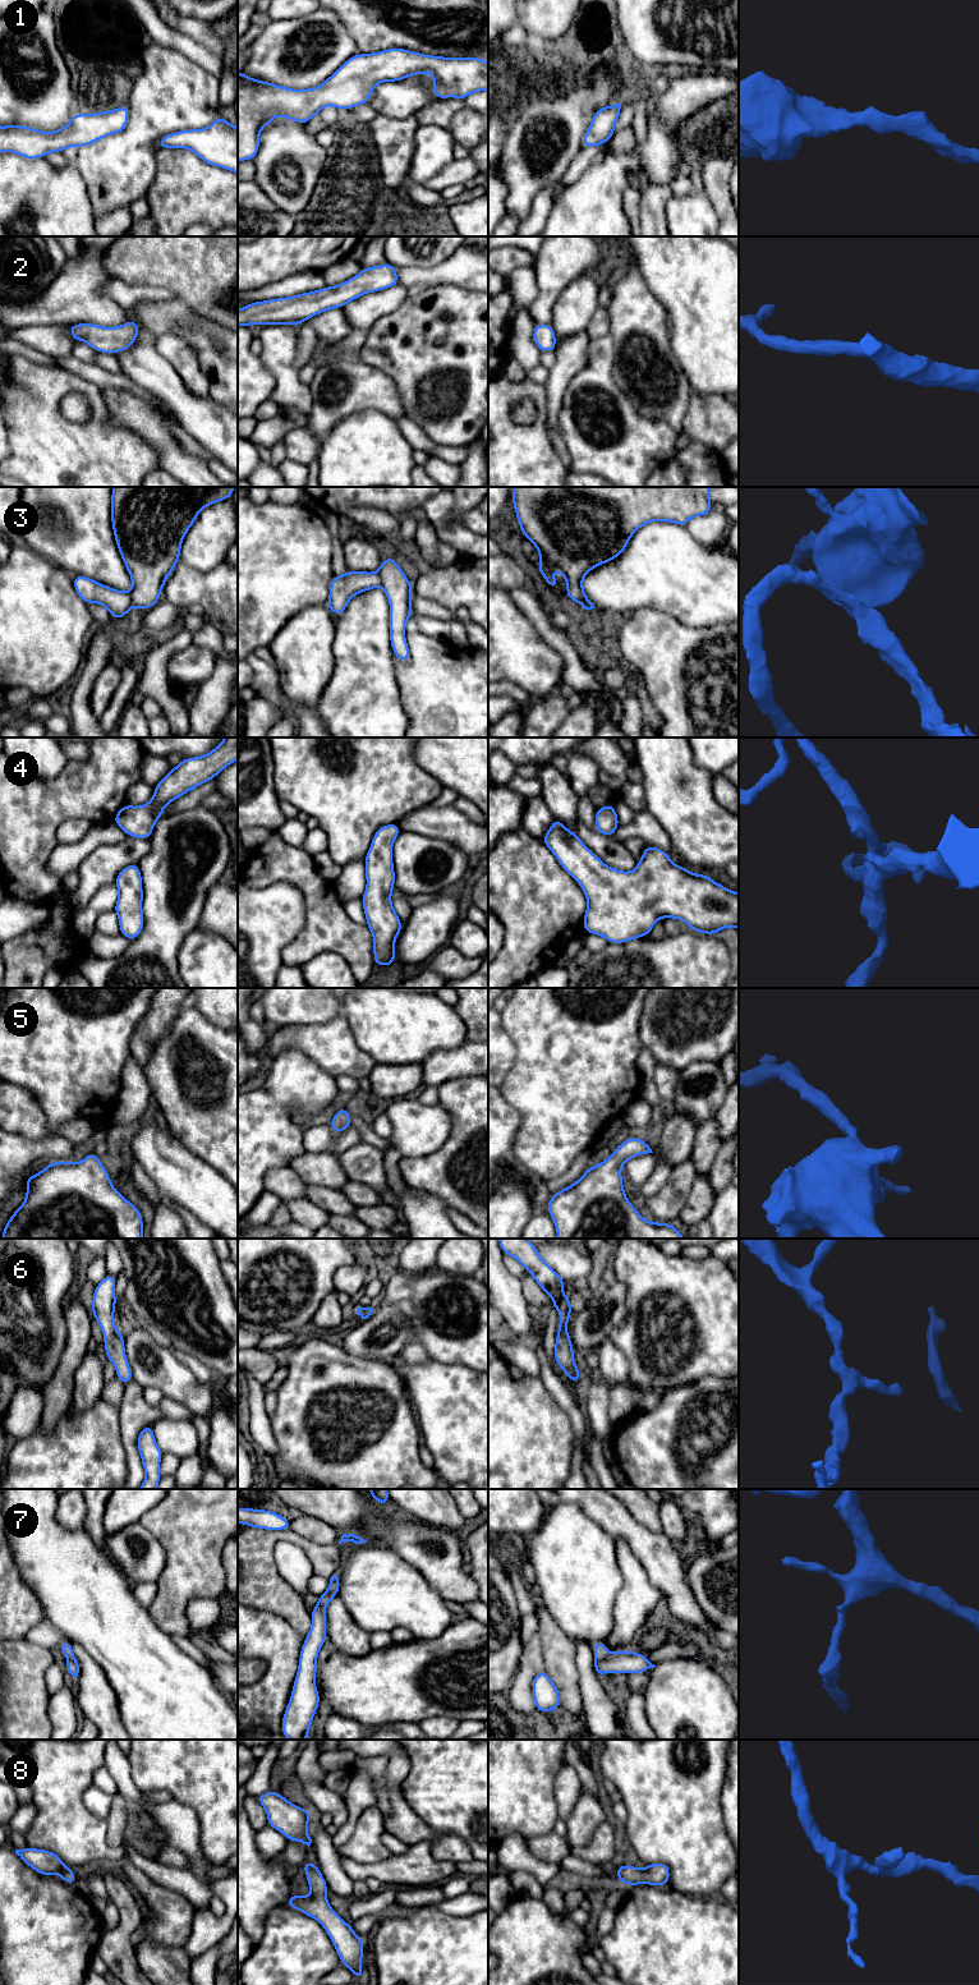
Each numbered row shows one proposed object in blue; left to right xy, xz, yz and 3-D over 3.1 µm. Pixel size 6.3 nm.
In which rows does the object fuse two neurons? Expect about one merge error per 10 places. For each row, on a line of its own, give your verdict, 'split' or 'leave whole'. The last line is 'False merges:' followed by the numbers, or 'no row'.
1: leave whole
2: leave whole
3: split
4: leave whole
5: leave whole
6: leave whole
7: leave whole
8: leave whole
False merges: 3

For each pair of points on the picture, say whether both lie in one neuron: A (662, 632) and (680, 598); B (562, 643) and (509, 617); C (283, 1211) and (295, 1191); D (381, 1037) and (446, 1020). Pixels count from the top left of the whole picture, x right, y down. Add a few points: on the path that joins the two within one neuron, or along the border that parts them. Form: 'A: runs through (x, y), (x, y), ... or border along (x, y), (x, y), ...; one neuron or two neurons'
A: border along (642, 607), (665, 611), (686, 625), (699, 626); two neurons
B: border along (518, 606), (537, 634), (556, 652); two neurons
C: border along (283, 1202), (292, 1221); two neurons
D: runs through (398, 1028), (430, 1027); one neuron

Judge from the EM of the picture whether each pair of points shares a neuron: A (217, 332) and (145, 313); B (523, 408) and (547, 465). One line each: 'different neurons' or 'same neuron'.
A: same neuron
B: different neurons

